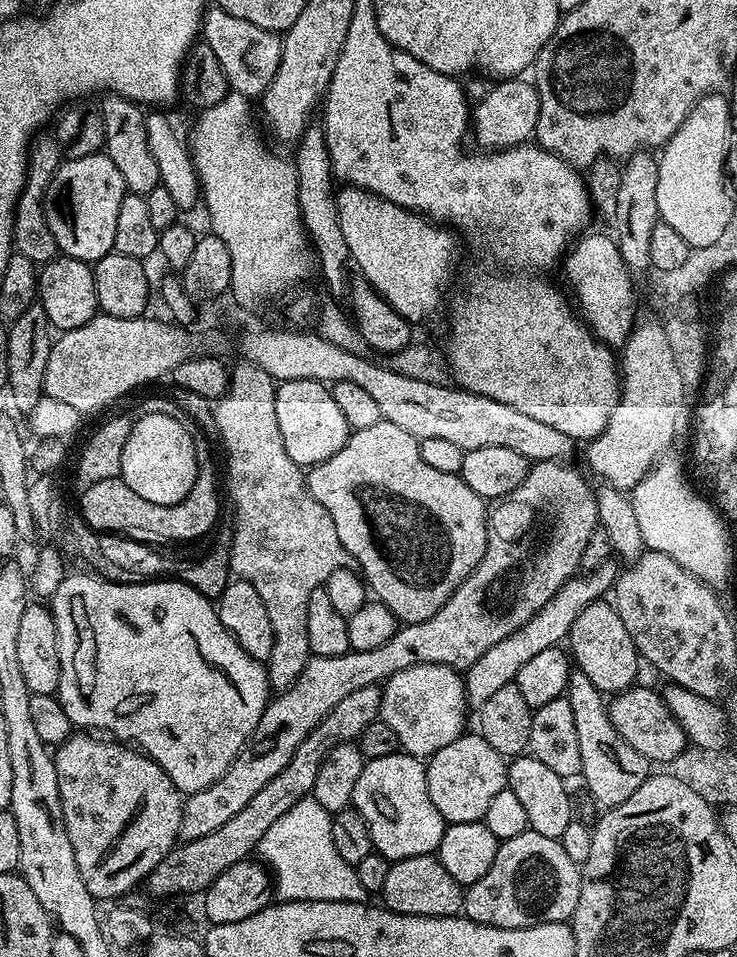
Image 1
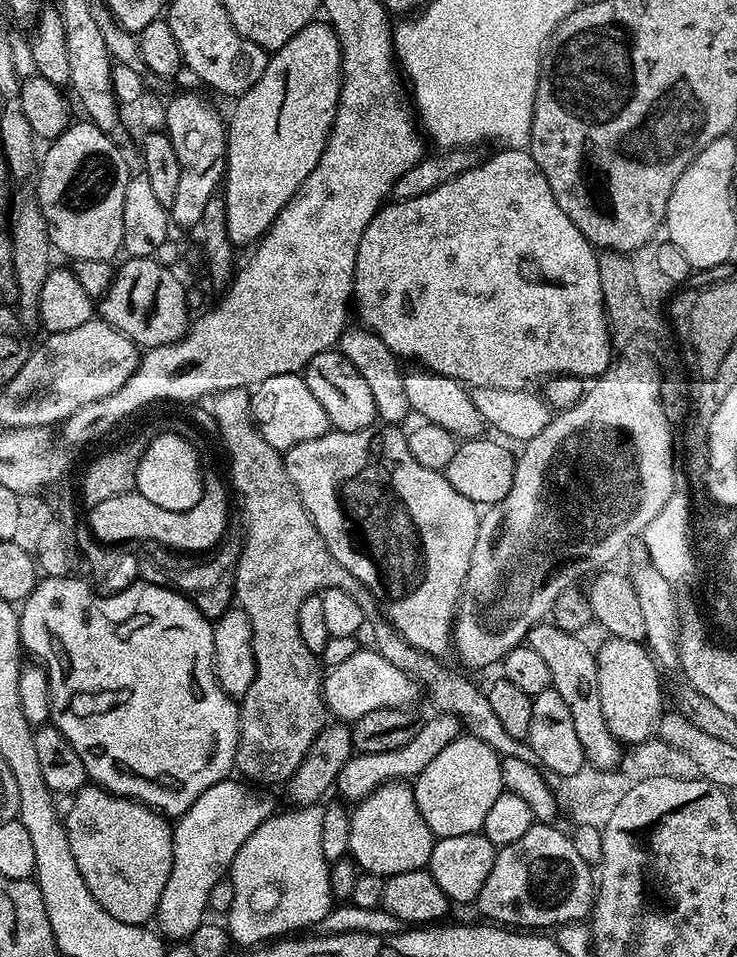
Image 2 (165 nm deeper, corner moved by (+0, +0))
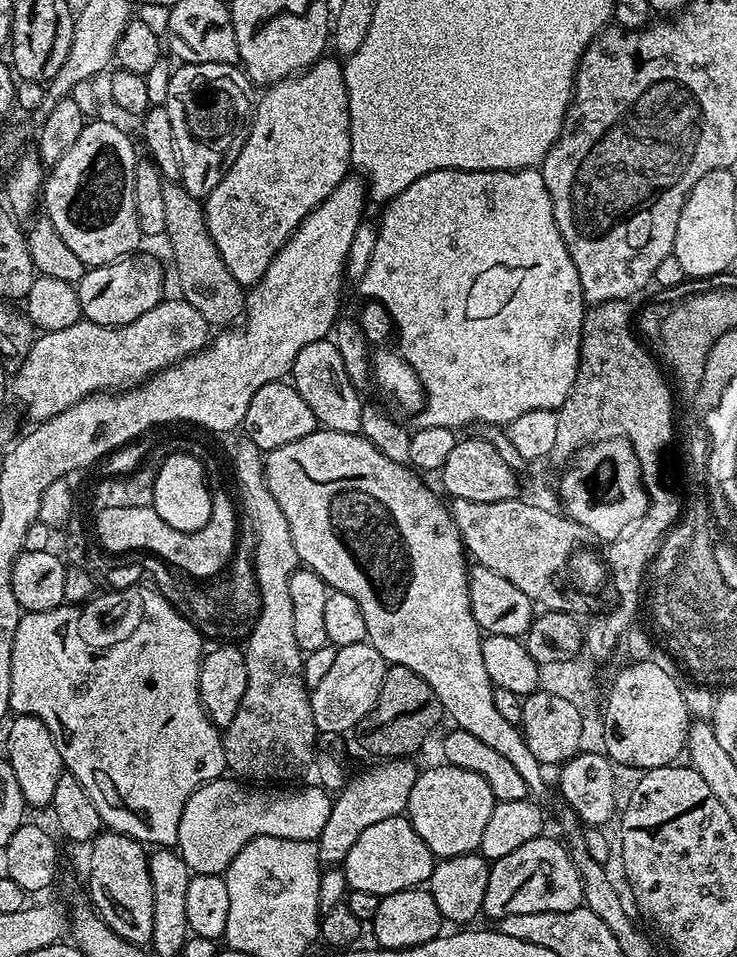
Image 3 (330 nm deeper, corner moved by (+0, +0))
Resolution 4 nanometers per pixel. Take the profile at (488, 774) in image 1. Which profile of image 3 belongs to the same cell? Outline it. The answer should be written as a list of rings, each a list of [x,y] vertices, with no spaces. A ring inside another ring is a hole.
[[[447,762],[439,763],[425,772],[423,769],[417,775],[414,790],[410,790],[410,802],[406,813],[408,821],[414,826],[414,830],[418,830],[418,838],[426,842],[433,857],[461,856],[477,851],[482,842],[482,834],[486,830],[486,822],[490,819],[490,814],[494,814],[496,795],[490,790],[490,786],[486,786],[486,778],[474,774],[474,770],[462,770]]]

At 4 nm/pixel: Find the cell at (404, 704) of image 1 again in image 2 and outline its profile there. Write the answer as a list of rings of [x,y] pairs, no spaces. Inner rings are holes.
[[[357,650],[346,658],[346,662],[338,662],[338,666],[328,668],[322,680],[324,702],[329,713],[332,712],[337,721],[355,722],[362,714],[370,714],[370,710],[383,708],[402,708],[411,705],[412,699],[418,696],[418,685],[411,676],[406,675],[398,666],[386,662],[382,654],[375,650]]]

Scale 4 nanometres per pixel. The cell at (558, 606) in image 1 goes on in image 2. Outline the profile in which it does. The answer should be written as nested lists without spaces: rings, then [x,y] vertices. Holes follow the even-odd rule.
[[[449,712],[432,714],[425,724],[423,721],[417,727],[414,738],[410,738],[406,746],[398,746],[398,750],[386,750],[382,754],[354,754],[348,759],[346,766],[342,766],[334,785],[335,791],[340,791],[345,796],[345,801],[359,802],[384,784],[389,784],[391,780],[411,781],[420,776],[422,770],[426,770],[426,766],[434,762],[434,757],[442,754],[442,750],[446,750],[446,746],[450,746],[450,742],[454,742],[461,735],[462,725],[457,716]]]

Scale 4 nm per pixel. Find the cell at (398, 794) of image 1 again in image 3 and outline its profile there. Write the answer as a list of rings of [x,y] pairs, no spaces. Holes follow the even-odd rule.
[[[402,815],[382,818],[382,822],[374,822],[374,826],[362,830],[358,842],[350,846],[342,867],[349,889],[366,890],[381,897],[427,885],[433,863],[434,857],[426,842],[418,838],[418,830],[414,830],[407,815]]]

